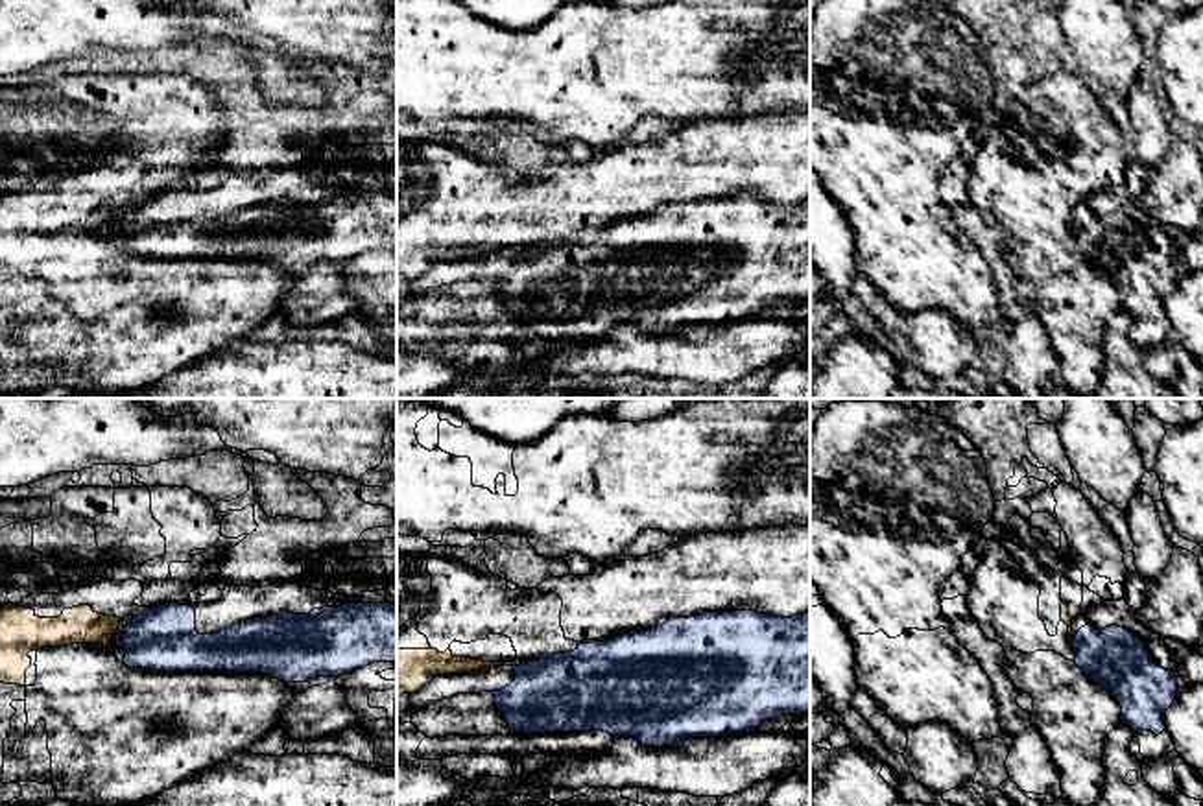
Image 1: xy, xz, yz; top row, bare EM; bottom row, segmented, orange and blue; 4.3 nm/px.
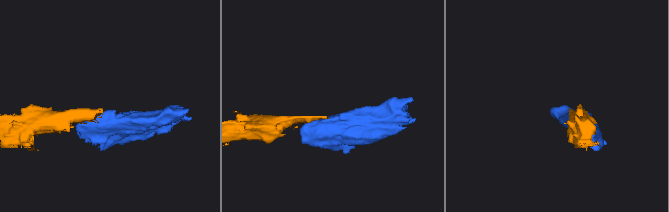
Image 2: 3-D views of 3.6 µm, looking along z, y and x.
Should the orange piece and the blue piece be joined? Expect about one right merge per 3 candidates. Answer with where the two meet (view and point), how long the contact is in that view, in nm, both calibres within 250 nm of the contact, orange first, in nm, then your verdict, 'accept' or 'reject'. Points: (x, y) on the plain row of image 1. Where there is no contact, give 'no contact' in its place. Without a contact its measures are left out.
meets orange in xz at (517, 251); contact 50 nm long; 80 nm thick on the orange side, 340 nm on the other; reject

